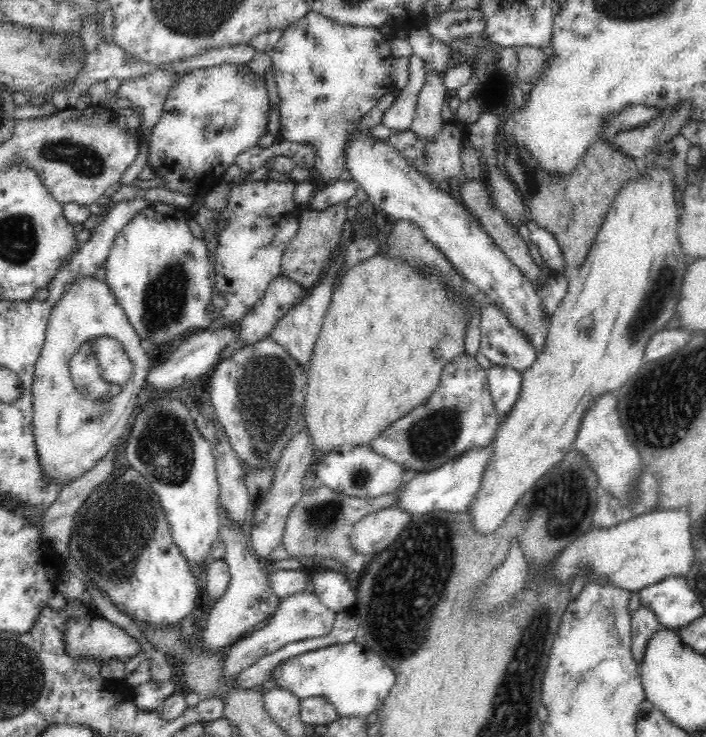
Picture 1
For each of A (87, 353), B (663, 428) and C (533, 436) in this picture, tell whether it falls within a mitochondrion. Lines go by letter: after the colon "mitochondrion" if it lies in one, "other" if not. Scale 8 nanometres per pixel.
A: mitochondrion
B: mitochondrion
C: other

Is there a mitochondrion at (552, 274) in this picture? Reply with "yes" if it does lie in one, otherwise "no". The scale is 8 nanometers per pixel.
no

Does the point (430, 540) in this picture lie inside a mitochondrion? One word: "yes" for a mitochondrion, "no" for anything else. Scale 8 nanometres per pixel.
yes

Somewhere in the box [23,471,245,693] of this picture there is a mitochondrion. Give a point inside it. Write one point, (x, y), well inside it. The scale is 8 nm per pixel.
(113, 532)

